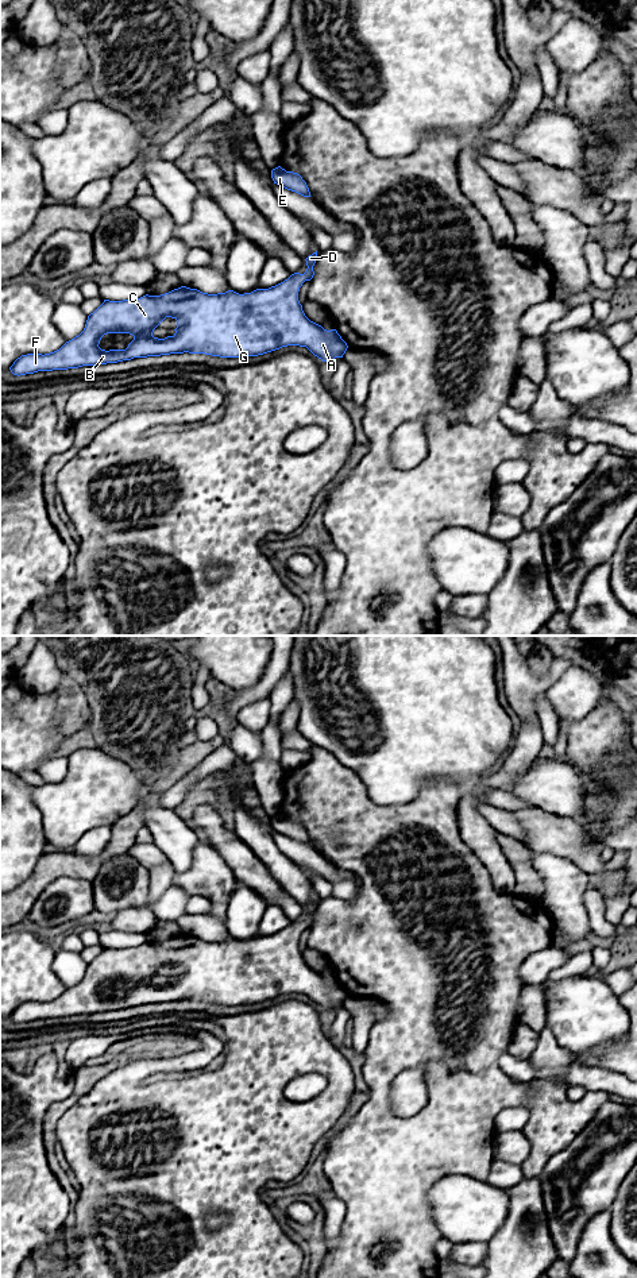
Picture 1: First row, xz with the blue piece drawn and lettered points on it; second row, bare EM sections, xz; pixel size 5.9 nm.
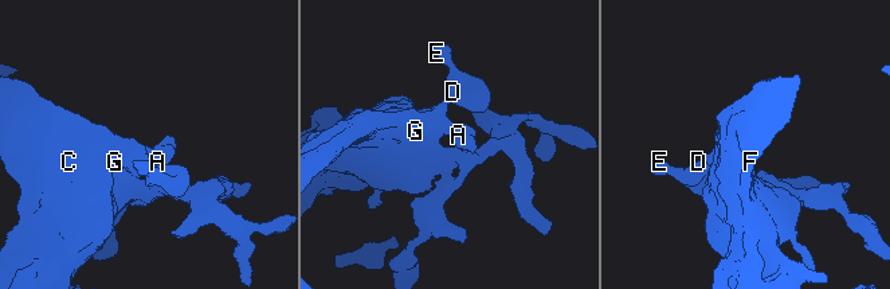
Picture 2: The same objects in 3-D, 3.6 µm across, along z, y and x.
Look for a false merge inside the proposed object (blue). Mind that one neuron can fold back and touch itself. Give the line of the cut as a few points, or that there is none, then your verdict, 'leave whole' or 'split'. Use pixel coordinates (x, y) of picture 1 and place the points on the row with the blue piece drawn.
cut none; leave whole

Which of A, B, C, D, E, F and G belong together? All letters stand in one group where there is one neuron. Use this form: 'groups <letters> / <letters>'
groups A B C D E F G

